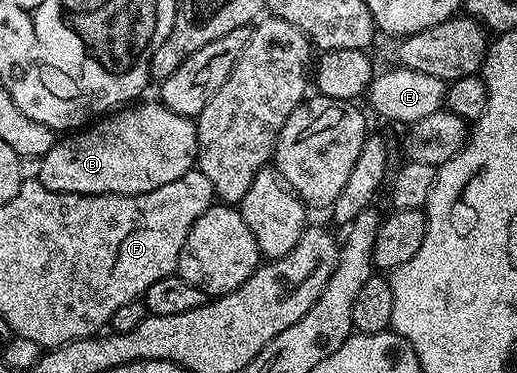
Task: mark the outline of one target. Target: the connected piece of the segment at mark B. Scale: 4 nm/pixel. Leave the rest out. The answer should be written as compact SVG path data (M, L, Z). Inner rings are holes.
M140 101L138 104L116 109L78 132L60 137L53 148L45 152L42 158L43 170L38 181L45 188L62 194L144 194L153 192L153 188L161 188L161 184L169 184L172 180L185 176L185 172L193 169L197 162L195 122L173 112L162 101L154 101Z

